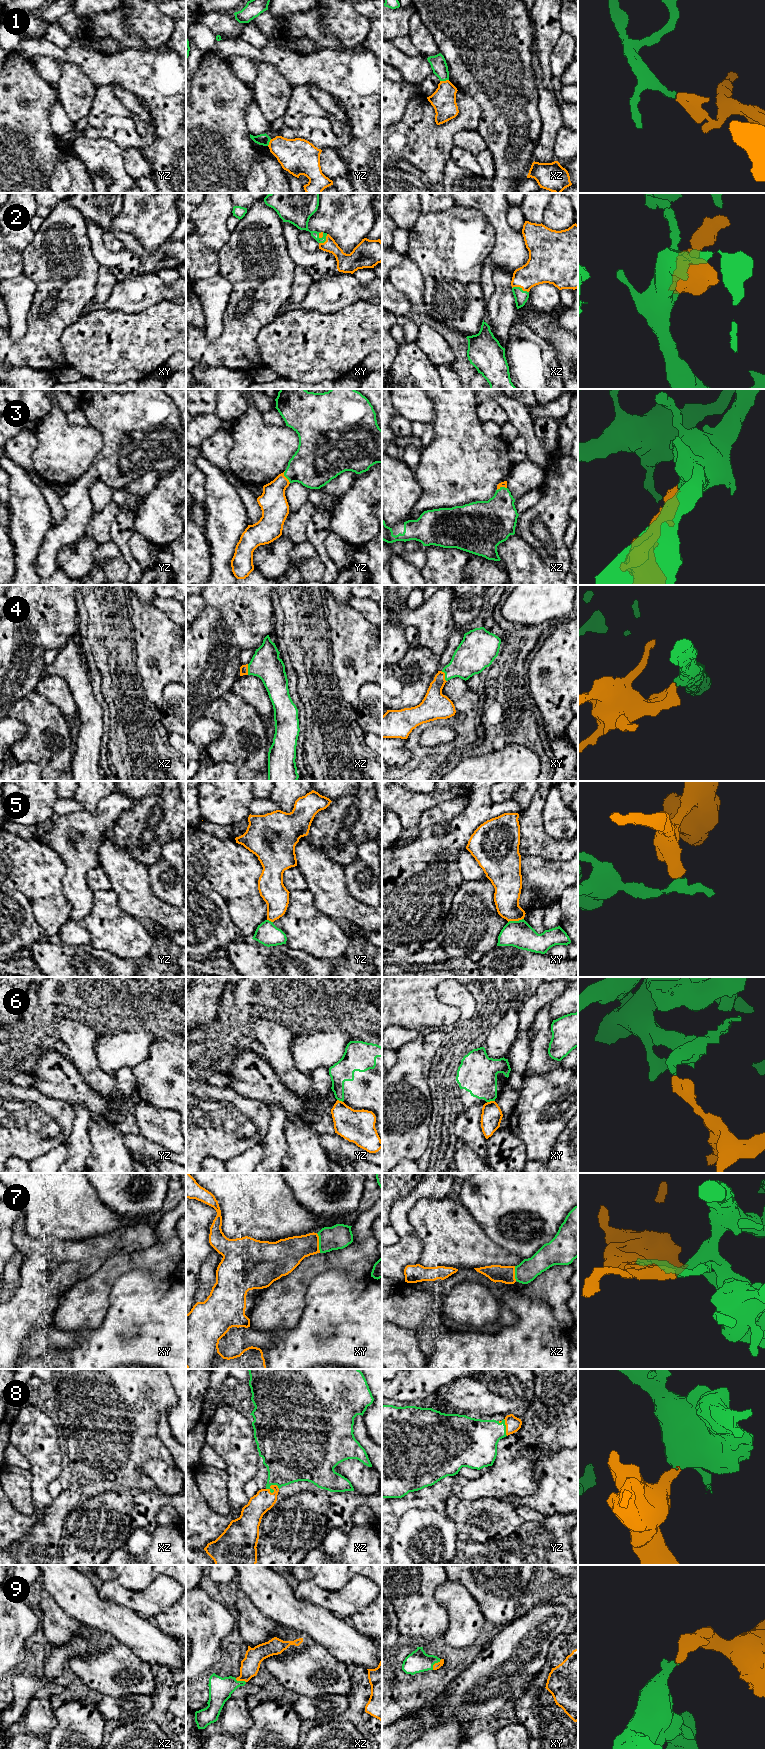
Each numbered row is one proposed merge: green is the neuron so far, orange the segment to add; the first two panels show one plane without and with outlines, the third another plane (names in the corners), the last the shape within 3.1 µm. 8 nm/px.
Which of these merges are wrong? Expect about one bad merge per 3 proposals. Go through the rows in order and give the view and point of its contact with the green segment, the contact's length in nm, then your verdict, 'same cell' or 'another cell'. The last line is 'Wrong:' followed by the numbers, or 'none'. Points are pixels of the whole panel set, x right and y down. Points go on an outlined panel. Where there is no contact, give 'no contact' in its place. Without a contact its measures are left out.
1: contact xz (444, 80); length 70 nm; another cell
2: contact xz (519, 287); length 140 nm; same cell
3: contact yz (285, 476); length 110 nm; same cell
4: contact xy (445, 676); length 100 nm; same cell
5: contact xy (515, 921); length 130 nm; another cell
6: contact xy (490, 1100); length 70 nm; another cell
7: contact xy (319, 1243); length 160 nm; same cell
8: contact xz (272, 1484); length 110 nm; same cell
9: contact xy (435, 1662); length 120 nm; same cell
Wrong: 1, 5, 6

